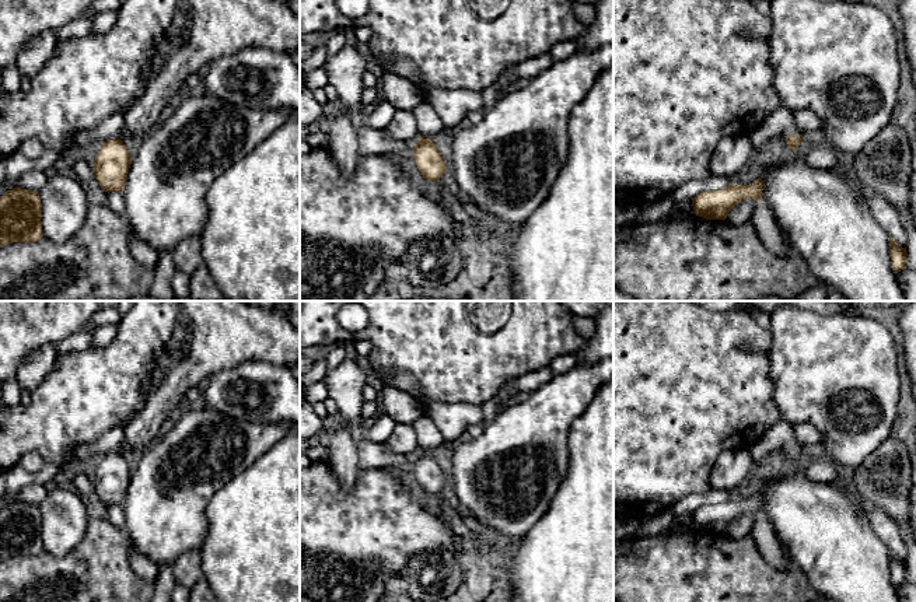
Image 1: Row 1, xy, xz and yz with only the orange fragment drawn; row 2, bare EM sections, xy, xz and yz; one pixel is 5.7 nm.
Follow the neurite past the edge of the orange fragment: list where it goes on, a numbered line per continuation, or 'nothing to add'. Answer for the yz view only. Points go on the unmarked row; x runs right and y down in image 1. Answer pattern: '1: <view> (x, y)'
1: yz (780, 436)

